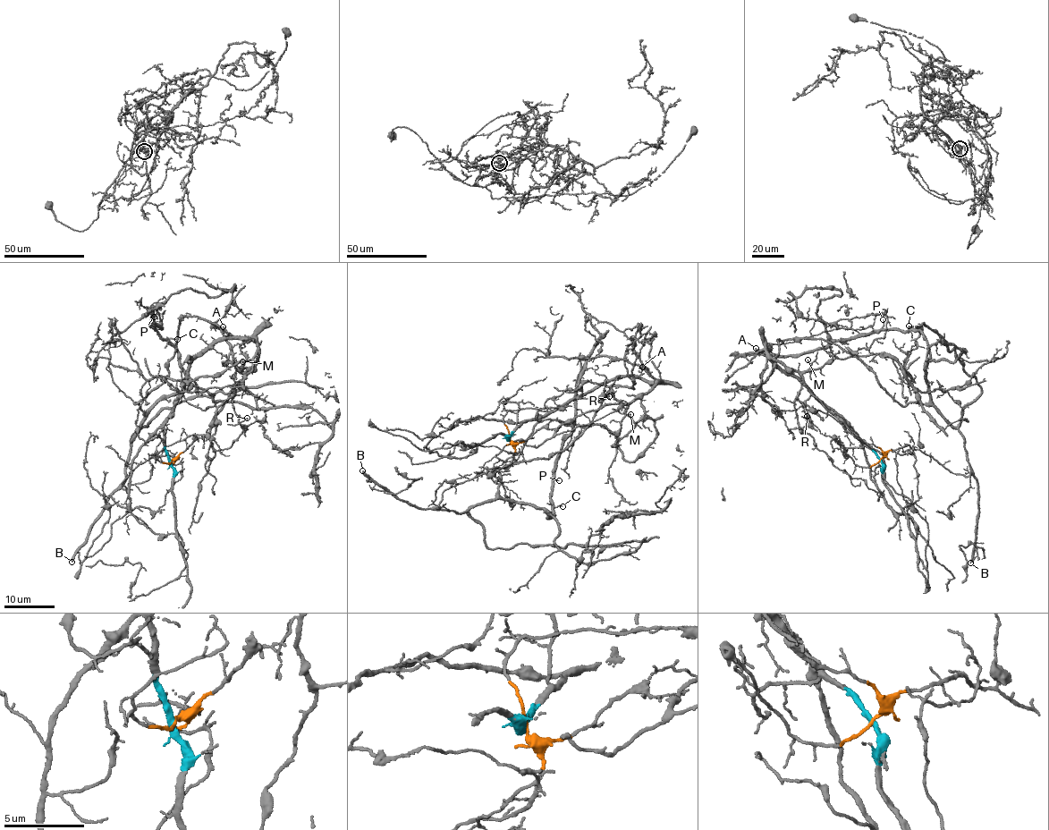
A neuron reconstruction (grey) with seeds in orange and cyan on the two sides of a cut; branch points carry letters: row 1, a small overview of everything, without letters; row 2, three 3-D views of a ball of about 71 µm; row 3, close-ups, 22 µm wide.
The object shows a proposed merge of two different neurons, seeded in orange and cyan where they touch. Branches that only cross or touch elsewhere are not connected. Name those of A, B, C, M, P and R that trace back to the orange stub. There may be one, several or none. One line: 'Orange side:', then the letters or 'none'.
Orange side: B, C, P

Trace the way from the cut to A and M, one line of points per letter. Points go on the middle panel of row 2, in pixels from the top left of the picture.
A: (509, 437), (528, 419), (538, 419), (592, 388), (624, 376), (637, 376), (641, 366)
M: (509, 437), (528, 419), (538, 419), (592, 388), (628, 376), (660, 381), (627, 406), (624, 413), (630, 414)

